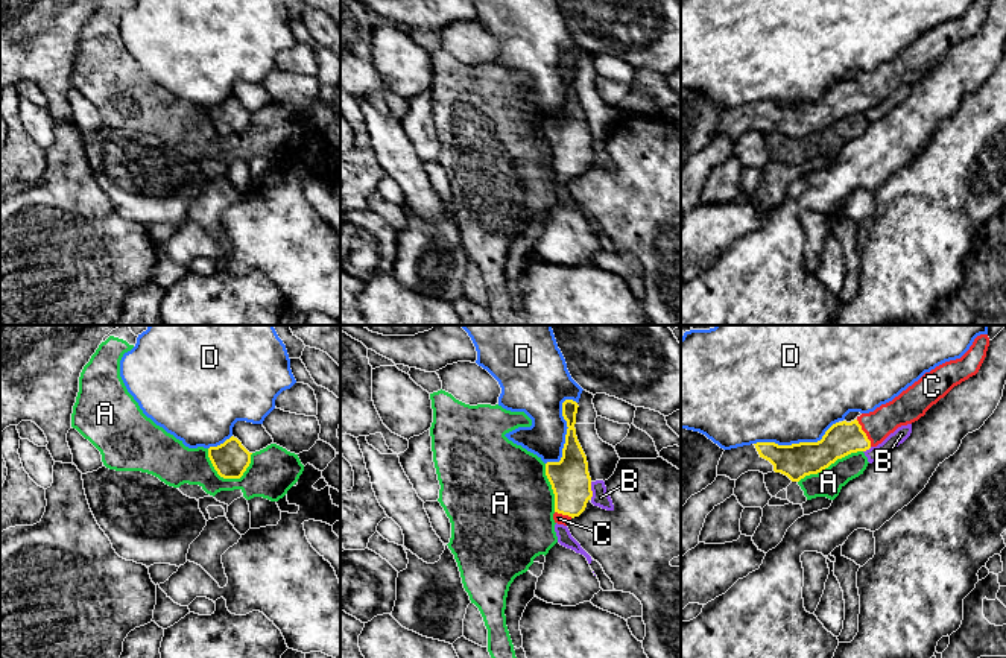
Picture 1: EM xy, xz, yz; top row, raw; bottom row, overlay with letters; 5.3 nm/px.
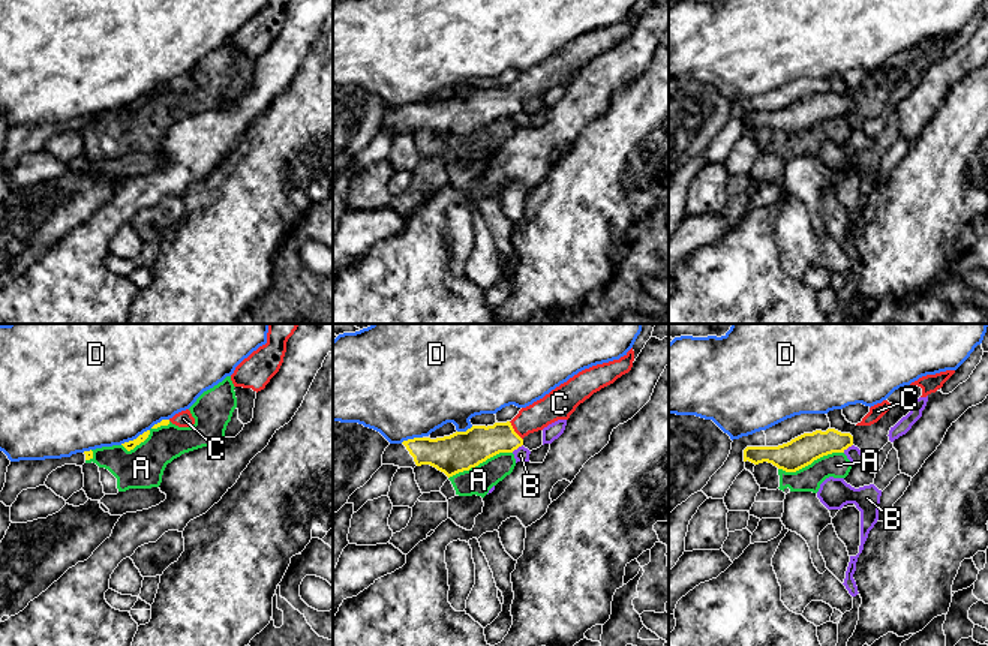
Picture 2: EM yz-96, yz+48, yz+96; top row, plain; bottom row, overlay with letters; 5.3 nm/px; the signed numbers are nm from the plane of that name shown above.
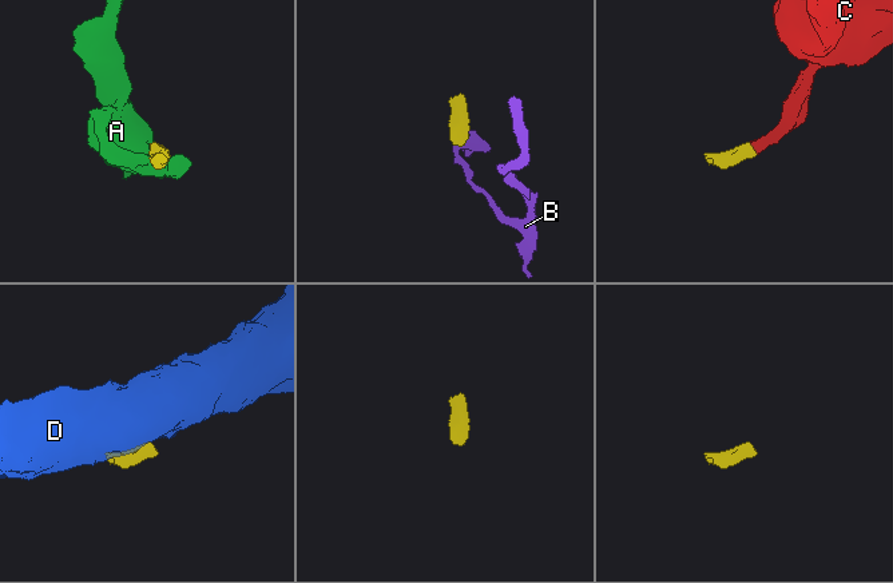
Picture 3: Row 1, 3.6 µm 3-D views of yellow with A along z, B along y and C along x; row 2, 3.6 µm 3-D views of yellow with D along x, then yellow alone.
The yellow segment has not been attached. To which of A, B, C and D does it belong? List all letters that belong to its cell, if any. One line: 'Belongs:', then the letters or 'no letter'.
Belongs: C

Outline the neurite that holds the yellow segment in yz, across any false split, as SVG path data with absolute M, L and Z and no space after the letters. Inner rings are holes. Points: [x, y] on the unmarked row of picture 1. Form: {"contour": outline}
{"contour": "M974 0L956 20L945 21L903 50L892 61L874 71L862 73L854 81L833 84L821 100L778 105L757 102L725 109L717 135L737 140L748 131L781 132L792 141L818 134L837 119L866 111L881 103L898 87L918 81L954 46L976 35L986 17L989 0Z"}

